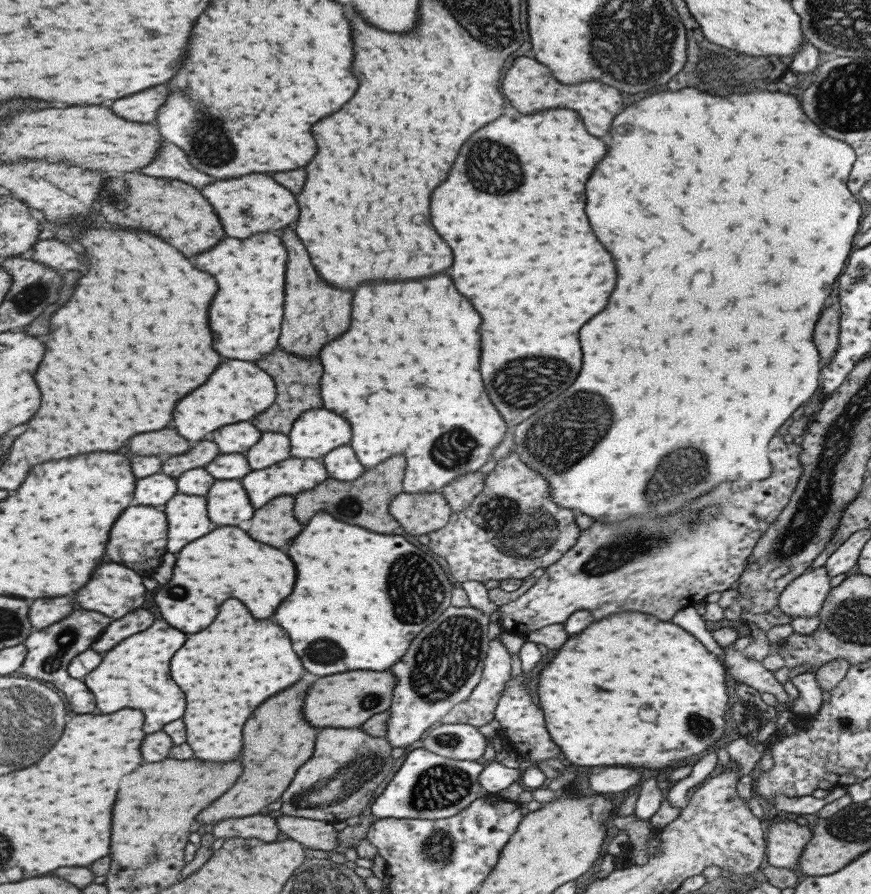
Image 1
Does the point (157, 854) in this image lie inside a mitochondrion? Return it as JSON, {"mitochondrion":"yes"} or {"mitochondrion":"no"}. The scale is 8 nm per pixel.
{"mitochondrion":"yes"}

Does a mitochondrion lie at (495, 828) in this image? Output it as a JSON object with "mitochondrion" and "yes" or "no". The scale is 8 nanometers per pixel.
{"mitochondrion":"no"}

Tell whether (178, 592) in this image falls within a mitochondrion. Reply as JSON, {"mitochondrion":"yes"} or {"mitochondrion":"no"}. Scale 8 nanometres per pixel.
{"mitochondrion":"yes"}

